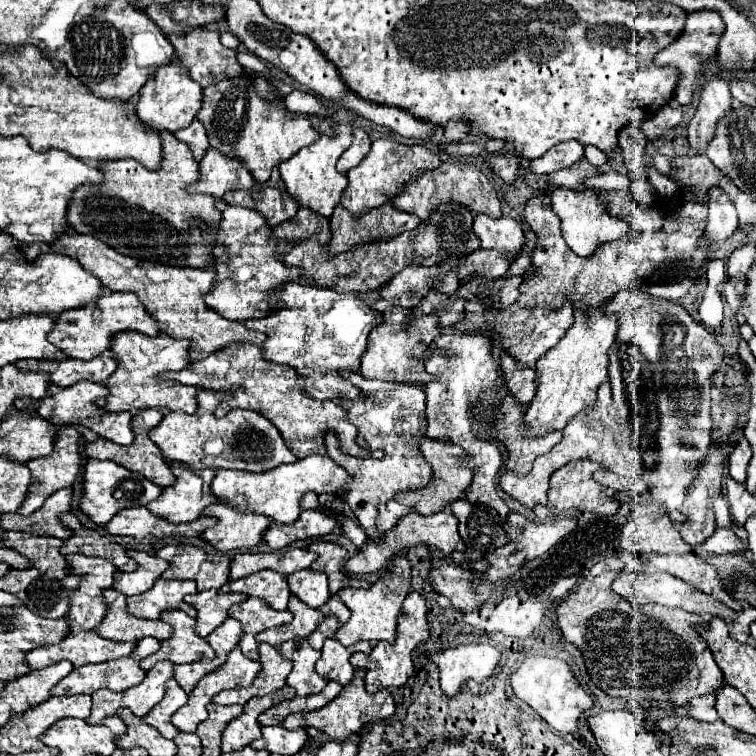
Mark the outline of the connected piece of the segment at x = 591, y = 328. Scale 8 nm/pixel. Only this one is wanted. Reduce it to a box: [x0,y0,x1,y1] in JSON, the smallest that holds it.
[524,308,618,436]

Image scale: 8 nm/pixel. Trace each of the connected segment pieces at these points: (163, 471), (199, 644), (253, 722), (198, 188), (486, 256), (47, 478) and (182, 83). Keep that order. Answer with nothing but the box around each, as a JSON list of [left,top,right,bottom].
[[86,408,176,488],[142,610,216,670],[222,686,296,752],[188,146,252,198],[456,248,514,280],[18,426,82,516],[136,60,202,132]]

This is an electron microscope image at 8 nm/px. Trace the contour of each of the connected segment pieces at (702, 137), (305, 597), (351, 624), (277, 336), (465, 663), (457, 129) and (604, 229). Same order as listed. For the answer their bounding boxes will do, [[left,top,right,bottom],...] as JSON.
[[688,76,732,150],[288,570,330,608],[336,556,410,646],[246,284,384,400],[430,644,502,696],[444,122,468,140],[552,190,630,256]]

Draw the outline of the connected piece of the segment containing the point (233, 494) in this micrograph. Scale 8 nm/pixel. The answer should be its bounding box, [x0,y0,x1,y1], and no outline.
[212,454,352,524]

